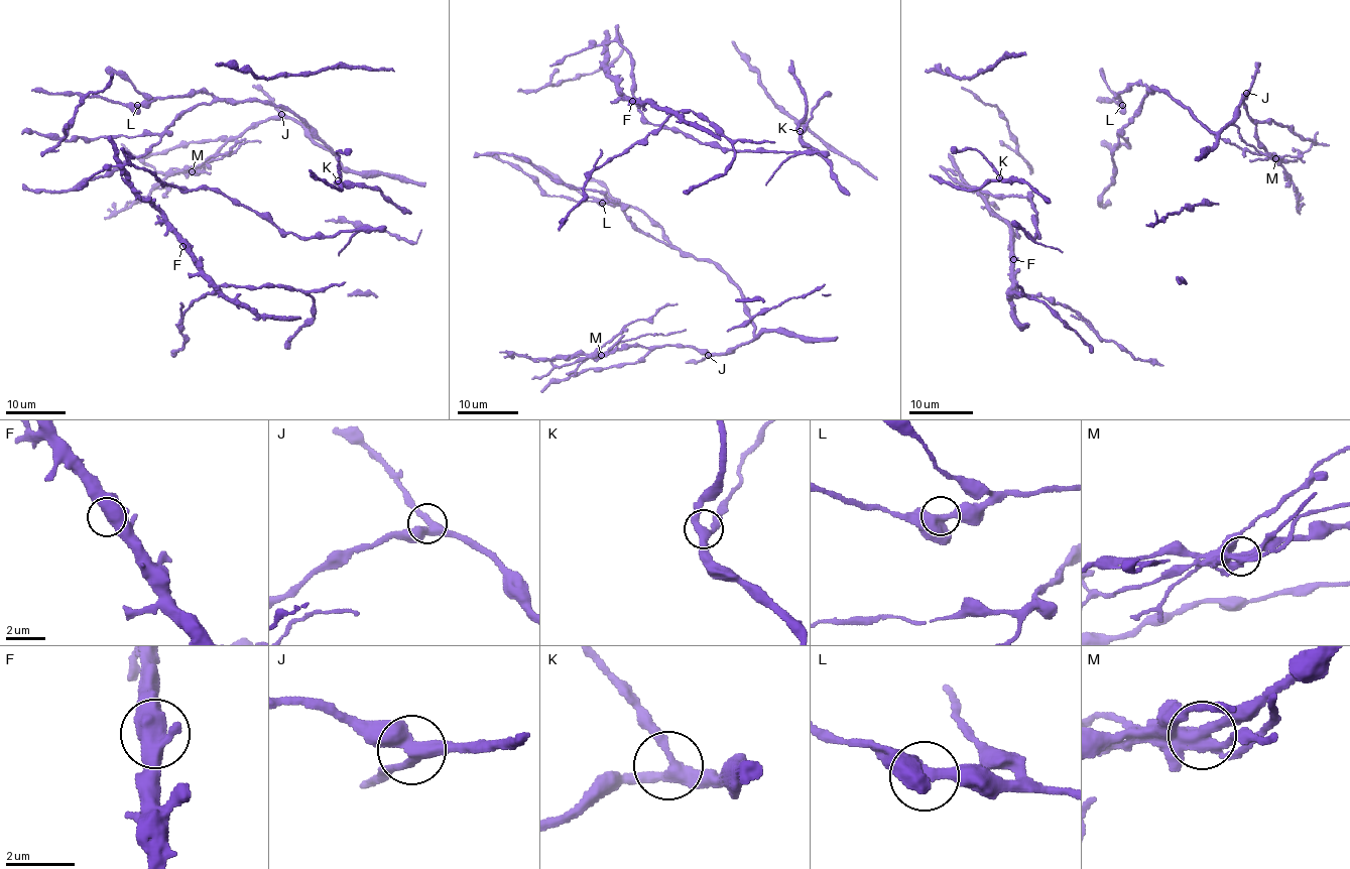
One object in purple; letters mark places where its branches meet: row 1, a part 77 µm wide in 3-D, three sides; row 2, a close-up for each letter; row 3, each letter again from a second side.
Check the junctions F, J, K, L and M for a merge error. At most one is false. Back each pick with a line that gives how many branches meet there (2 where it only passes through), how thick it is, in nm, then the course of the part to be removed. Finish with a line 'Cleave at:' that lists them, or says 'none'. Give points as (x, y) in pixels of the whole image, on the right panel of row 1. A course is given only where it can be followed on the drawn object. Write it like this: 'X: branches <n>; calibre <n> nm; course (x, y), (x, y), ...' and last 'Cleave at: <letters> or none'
M: branches 3; calibre 380 nm; course (1276, 158), (1296, 187), (1300, 214)
Cleave at: M

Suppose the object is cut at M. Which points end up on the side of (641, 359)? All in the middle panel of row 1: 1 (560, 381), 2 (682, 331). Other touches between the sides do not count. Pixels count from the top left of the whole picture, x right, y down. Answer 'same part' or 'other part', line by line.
1: same part
2: other part

